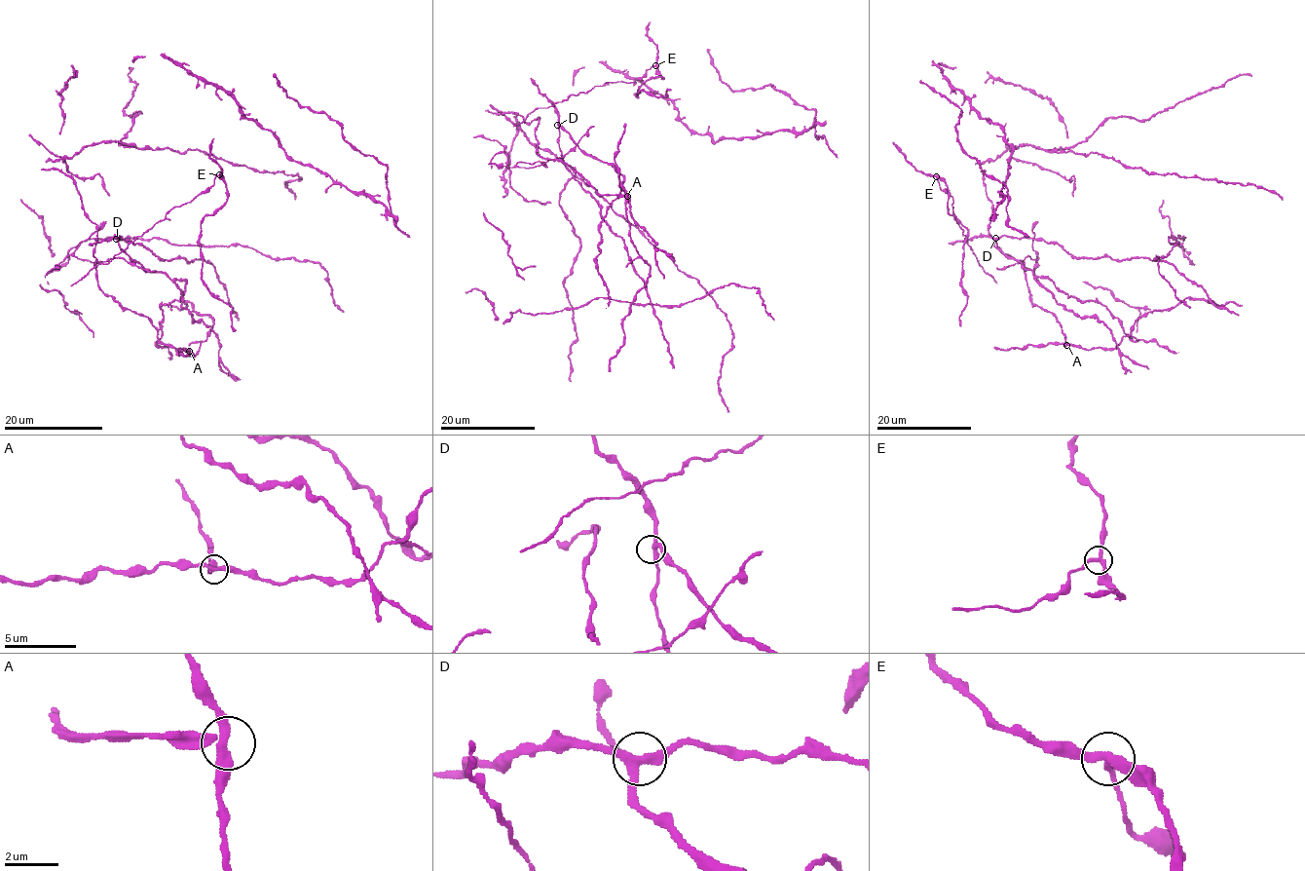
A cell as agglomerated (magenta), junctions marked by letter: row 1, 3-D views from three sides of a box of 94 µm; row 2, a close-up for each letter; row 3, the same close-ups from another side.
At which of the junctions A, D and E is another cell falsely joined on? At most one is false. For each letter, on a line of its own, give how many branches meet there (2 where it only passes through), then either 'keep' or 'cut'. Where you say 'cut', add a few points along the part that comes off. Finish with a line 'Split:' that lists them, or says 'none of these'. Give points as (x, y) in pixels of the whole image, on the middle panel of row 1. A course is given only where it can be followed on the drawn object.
A: branches 3; keep
D: branches 3; keep
E: branches 3; cut
Split: E

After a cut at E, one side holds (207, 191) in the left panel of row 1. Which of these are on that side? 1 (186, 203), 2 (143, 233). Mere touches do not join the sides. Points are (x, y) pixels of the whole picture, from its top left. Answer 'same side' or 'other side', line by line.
1: same side
2: same side

